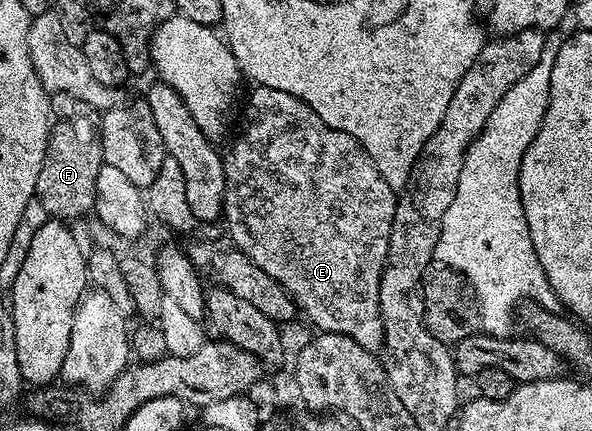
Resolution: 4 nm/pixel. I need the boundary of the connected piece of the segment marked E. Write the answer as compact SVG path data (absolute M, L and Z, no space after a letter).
M252 87L251 97L247 100L247 125L243 133L235 140L235 145L223 156L223 169L225 170L225 194L223 195L222 223L227 223L227 232L238 251L244 252L248 258L269 278L273 278L283 289L290 294L295 302L295 307L303 312L316 324L319 332L336 332L345 338L353 338L357 346L365 346L365 350L378 353L383 347L383 319L381 318L381 274L387 264L389 254L389 234L393 230L393 214L395 213L396 189L381 178L381 170L369 158L369 154L349 134L341 130L333 130L308 106L304 100L299 100L293 94L285 90L273 90L272 88Z

